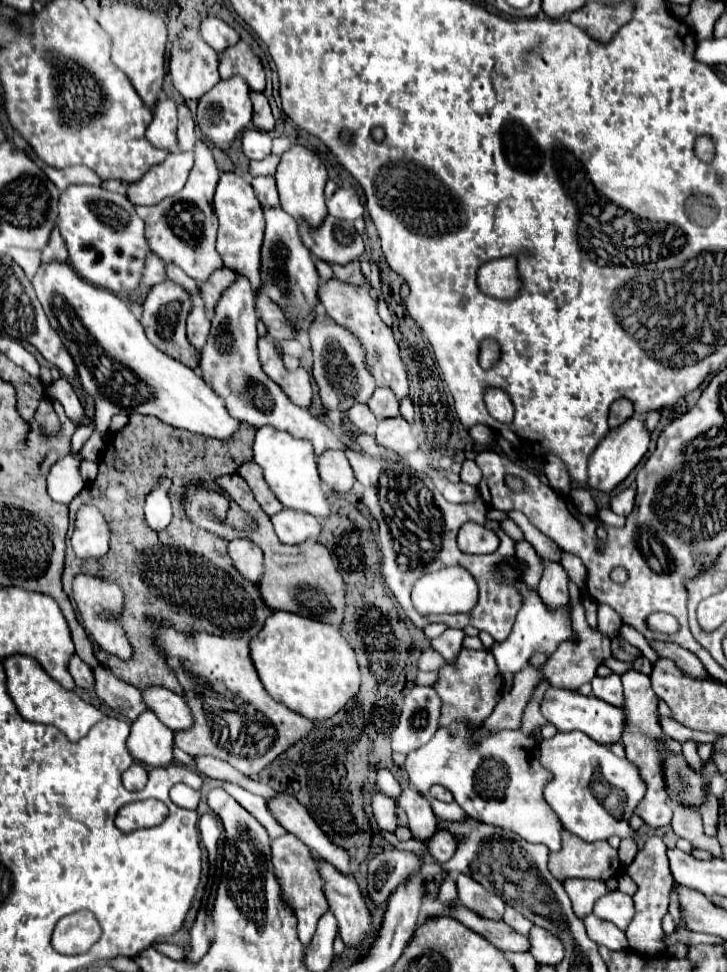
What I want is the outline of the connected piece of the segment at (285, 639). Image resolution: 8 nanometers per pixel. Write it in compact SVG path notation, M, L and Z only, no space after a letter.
M273 612L249 642L253 666L263 688L287 708L309 720L327 720L359 692L359 664L337 626L291 612Z

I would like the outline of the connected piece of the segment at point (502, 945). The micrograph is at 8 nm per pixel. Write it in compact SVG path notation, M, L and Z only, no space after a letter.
M461 904L453 906L453 910L449 910L449 914L455 920L459 920L461 924L465 924L467 928L473 928L477 934L481 934L489 942L493 942L493 946L497 946L499 950L513 950L513 952L529 950L527 936L517 934L503 920L501 922L493 922L493 920L481 918L479 914L473 914L469 908L465 908Z

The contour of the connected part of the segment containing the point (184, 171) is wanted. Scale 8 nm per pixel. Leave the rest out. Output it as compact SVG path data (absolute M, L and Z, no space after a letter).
M171 152L165 162L153 166L139 182L131 184L127 196L135 206L159 204L185 186L191 168L193 152Z

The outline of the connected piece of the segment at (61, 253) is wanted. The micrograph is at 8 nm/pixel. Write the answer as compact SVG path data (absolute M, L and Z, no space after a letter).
M55 228L51 234L51 240L47 244L47 248L41 254L41 262L67 262L67 248L63 238L59 236L59 230Z

